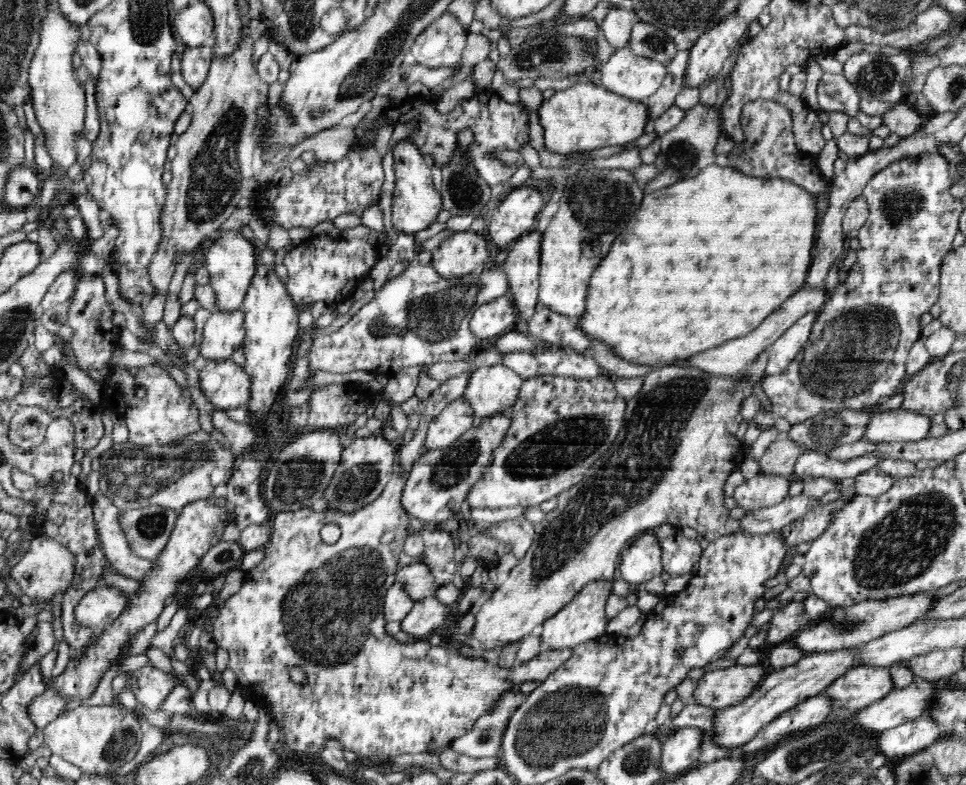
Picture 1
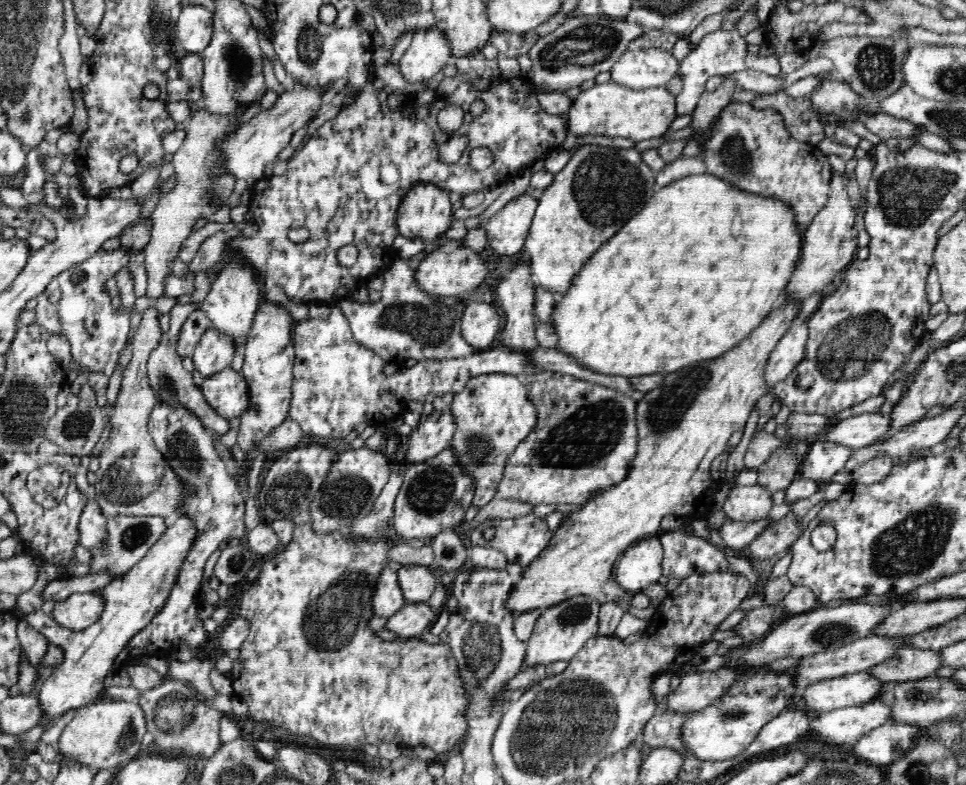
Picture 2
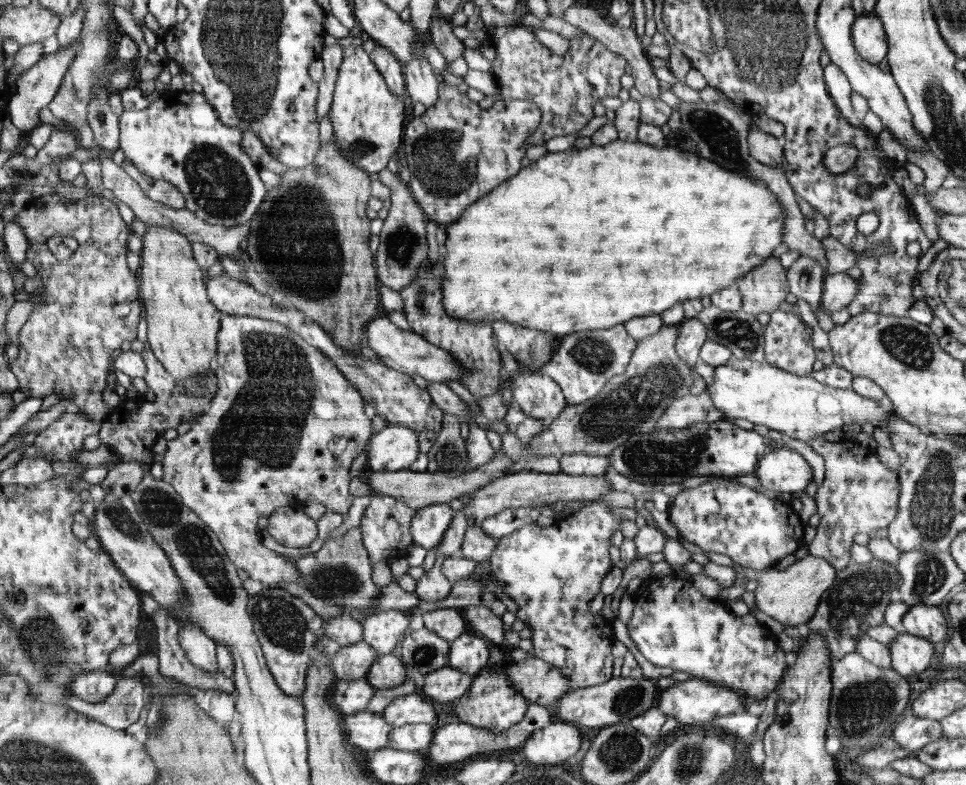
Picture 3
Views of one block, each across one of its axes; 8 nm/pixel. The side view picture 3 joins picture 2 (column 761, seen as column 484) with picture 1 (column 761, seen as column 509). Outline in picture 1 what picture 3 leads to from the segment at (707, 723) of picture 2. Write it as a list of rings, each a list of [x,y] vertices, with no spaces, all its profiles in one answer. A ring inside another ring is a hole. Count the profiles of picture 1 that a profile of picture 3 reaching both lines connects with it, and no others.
[[[852,649],[832,652],[814,652],[803,656],[796,664],[780,670],[768,671],[750,695],[734,705],[717,710],[710,724],[707,737],[720,748],[727,750],[748,744],[768,722],[778,718],[782,712],[794,708],[805,699],[823,693],[823,690],[836,678],[842,676],[848,669],[858,667]]]

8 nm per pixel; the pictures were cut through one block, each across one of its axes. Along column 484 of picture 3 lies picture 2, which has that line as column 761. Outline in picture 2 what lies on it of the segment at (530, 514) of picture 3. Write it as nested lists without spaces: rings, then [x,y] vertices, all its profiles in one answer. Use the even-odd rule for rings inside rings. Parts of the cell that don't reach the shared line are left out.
[[[770,518],[756,523],[738,523],[728,519],[719,530],[727,547],[738,551],[753,541],[772,524]]]

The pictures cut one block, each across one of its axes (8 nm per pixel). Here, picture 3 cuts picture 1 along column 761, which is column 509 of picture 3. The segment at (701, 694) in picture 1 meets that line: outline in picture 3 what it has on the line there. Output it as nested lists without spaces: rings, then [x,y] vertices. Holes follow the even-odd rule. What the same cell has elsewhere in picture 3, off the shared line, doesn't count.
[[[532,657],[510,662],[506,676],[514,688],[529,701],[544,708],[554,706],[556,698],[562,698],[570,692],[570,680],[562,674],[560,668],[540,658]]]

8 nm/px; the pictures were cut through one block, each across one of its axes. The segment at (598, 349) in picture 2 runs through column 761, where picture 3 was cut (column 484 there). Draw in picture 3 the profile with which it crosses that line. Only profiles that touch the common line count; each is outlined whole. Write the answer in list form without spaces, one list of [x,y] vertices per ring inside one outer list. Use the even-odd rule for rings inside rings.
[[[618,138],[604,146],[592,144],[586,149],[573,148],[562,153],[547,153],[478,199],[472,206],[466,207],[466,216],[462,214],[460,219],[446,226],[446,255],[442,265],[439,265],[442,272],[441,294],[450,318],[468,324],[492,324],[504,318],[504,322],[552,332],[559,338],[578,331],[606,330],[637,317],[660,315],[686,300],[711,297],[732,283],[737,283],[742,275],[766,263],[766,259],[773,256],[776,247],[782,244],[785,224],[782,204],[766,184],[752,180],[750,176],[720,168],[718,164],[689,152],[678,152],[670,147],[658,149],[644,142],[628,142]]]

